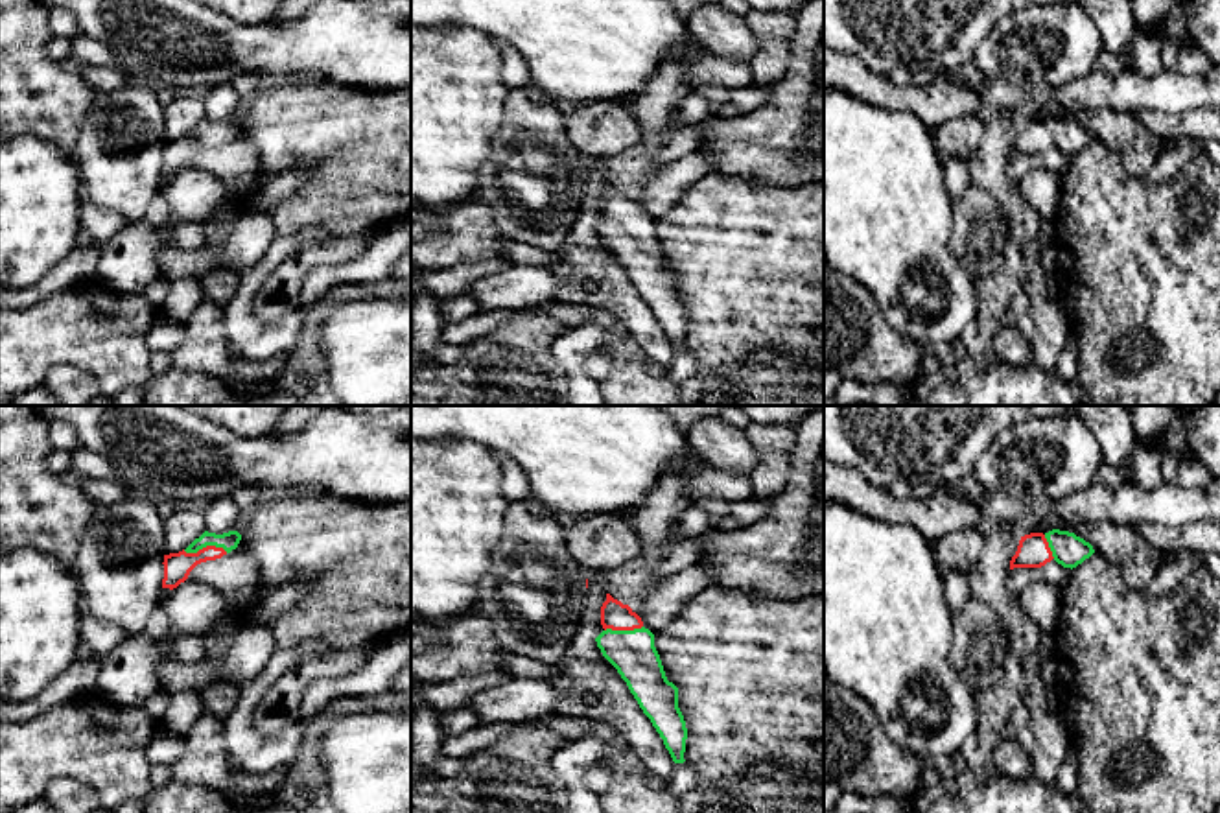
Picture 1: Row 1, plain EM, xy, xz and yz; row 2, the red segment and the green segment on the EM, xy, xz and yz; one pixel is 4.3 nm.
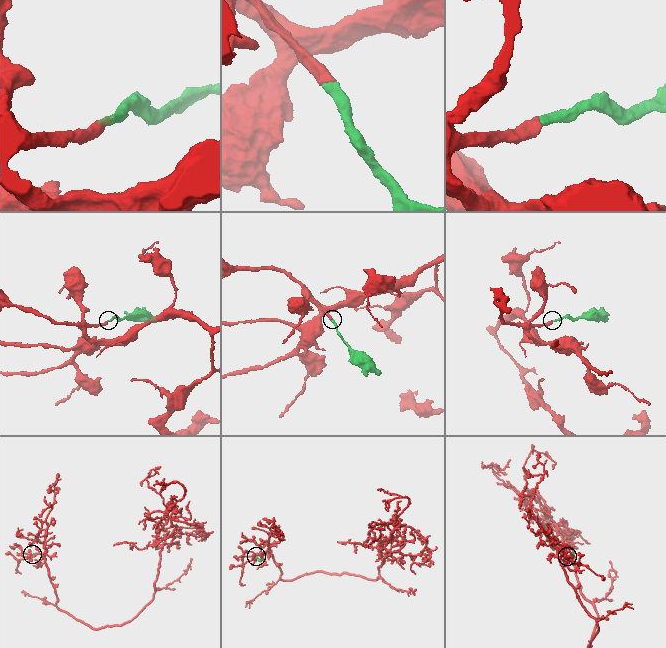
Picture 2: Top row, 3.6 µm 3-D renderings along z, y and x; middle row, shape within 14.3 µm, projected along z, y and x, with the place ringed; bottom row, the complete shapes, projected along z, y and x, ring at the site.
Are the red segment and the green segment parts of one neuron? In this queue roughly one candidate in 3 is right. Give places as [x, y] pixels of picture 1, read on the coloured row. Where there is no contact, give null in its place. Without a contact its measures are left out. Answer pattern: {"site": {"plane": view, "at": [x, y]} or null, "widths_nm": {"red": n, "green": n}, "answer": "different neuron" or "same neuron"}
{"site": {"plane": "xy", "at": [205, 548]}, "widths_nm": {"red": 120, "green": 80}, "answer": "same neuron"}

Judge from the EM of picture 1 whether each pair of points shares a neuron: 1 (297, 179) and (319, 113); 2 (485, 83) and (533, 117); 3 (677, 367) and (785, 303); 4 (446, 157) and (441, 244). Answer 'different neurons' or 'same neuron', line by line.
1: different neurons
2: different neurons
3: different neurons
4: different neurons

